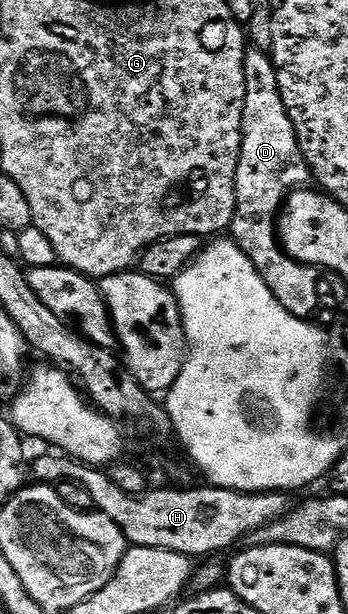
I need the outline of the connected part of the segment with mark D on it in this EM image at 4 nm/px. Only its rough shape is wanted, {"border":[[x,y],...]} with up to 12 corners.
{"border":[[269,52],[245,53],[231,238],[291,315],[322,269],[289,259],[277,218],[310,183]]}

